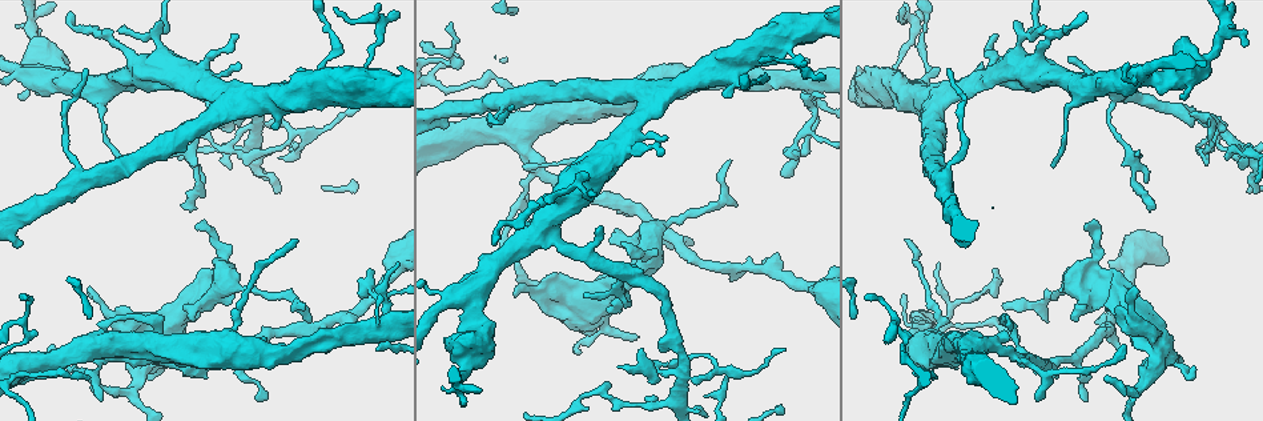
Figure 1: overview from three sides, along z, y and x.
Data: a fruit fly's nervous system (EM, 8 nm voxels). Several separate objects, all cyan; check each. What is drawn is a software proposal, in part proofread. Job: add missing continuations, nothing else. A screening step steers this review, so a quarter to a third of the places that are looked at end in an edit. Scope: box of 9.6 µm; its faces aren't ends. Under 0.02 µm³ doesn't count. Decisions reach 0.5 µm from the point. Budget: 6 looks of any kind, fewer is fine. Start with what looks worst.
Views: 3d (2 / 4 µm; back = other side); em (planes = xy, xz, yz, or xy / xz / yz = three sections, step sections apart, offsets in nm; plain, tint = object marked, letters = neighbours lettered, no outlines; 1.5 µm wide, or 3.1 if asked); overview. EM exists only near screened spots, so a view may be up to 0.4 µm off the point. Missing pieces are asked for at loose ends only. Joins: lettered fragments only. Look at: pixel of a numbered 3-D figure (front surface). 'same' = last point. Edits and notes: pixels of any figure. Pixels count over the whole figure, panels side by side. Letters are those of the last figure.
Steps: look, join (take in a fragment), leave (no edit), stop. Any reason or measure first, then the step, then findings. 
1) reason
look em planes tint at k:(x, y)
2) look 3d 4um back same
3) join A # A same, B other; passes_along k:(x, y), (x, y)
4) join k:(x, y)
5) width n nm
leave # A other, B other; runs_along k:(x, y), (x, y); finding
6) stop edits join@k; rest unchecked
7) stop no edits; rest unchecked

an open end
look em planes letters at 1:(623, 245)

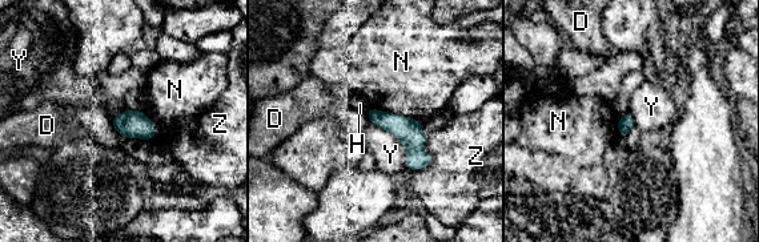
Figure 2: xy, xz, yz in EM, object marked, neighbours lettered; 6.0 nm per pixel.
leave # D other, H other, N other, Y other, Z other; border 2:(372, 122), (405, 146), (409, 170); none of them fits

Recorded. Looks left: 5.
stops while still wide
look 3d 4um at 1:(445, 337)

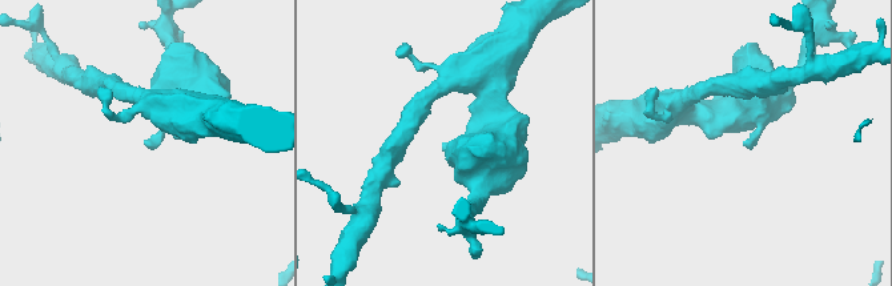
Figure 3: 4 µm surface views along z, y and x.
look em xz step 8 tint at 3:(145, 140)

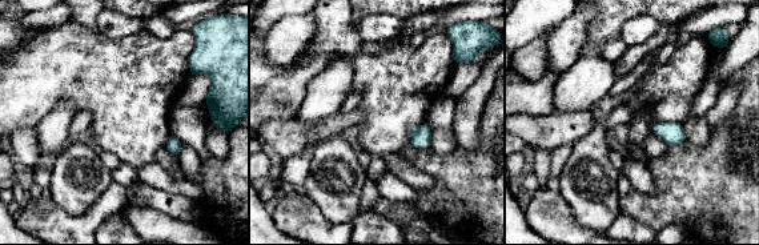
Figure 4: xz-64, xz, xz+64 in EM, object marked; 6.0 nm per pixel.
cut it another way
look em planes letters same

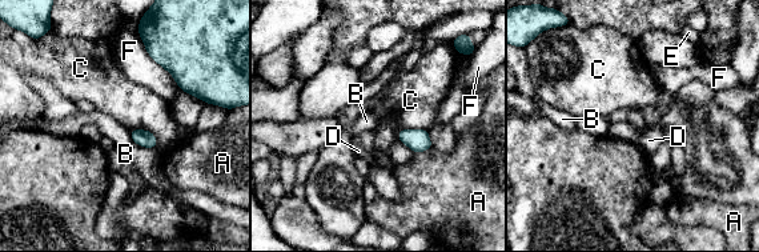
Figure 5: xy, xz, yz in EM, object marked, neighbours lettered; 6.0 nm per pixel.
longest_contact F 400 nm
leave # A other, B other, C other, D other, E other, F other; none of them fits

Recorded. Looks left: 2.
tapers out
look em planes letters at 1:(575, 353)

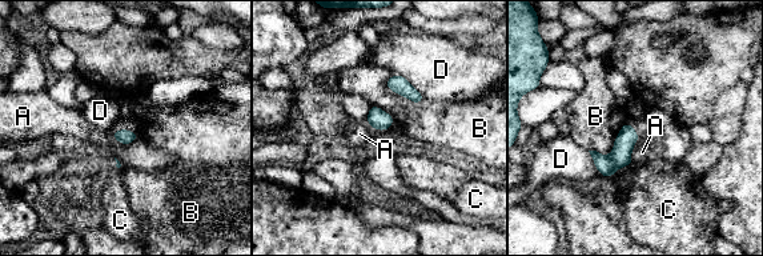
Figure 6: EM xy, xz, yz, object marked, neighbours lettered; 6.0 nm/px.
leave # A other, B other, C other, D other; no lettered fragment goes on from it

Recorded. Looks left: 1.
stop no edits; rest unchecked

